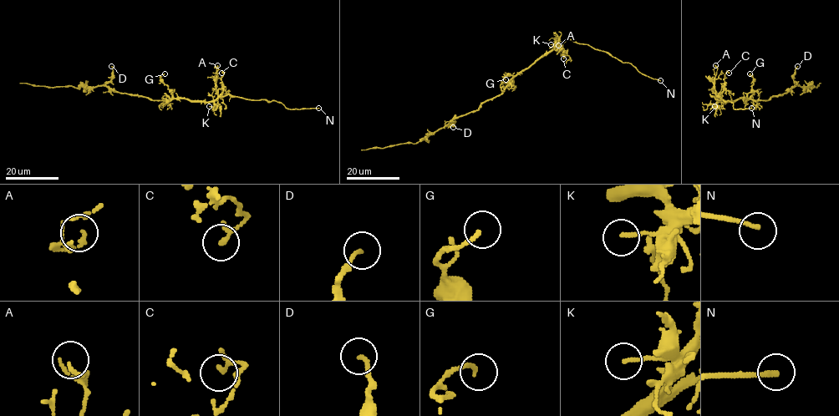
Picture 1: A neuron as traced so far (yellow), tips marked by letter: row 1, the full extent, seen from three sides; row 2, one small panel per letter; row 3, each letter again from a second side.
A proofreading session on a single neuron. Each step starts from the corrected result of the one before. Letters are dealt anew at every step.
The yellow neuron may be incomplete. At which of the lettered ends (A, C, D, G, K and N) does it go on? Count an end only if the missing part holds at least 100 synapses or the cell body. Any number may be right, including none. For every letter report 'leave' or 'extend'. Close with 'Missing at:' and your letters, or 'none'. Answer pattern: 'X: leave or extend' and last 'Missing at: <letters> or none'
A: leave
C: leave
D: leave
G: leave
K: leave
N: extend
Missing at: N

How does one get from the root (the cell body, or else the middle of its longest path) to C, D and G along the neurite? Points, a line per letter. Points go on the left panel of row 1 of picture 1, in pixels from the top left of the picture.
C: (170, 99), (214, 100), (222, 93), (221, 78), (224, 72), (221, 73)
D: (170, 99), (152, 100), (111, 90), (105, 84), (111, 79), (111, 66)
G: (170, 99), (171, 93), (160, 77), (165, 73)

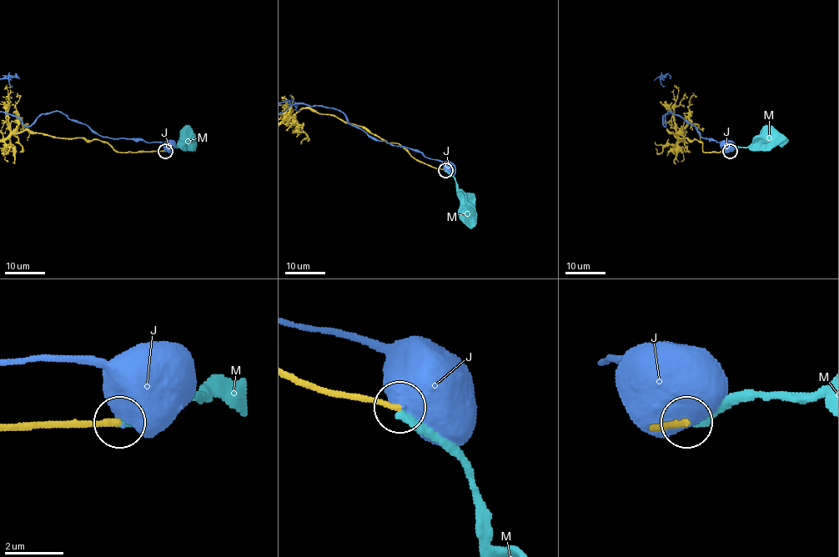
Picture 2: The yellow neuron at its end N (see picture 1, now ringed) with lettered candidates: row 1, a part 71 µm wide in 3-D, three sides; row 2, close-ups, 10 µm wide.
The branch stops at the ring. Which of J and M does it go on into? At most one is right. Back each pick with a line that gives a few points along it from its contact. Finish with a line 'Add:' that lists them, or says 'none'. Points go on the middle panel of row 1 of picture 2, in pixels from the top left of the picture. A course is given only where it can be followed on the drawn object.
Add: none

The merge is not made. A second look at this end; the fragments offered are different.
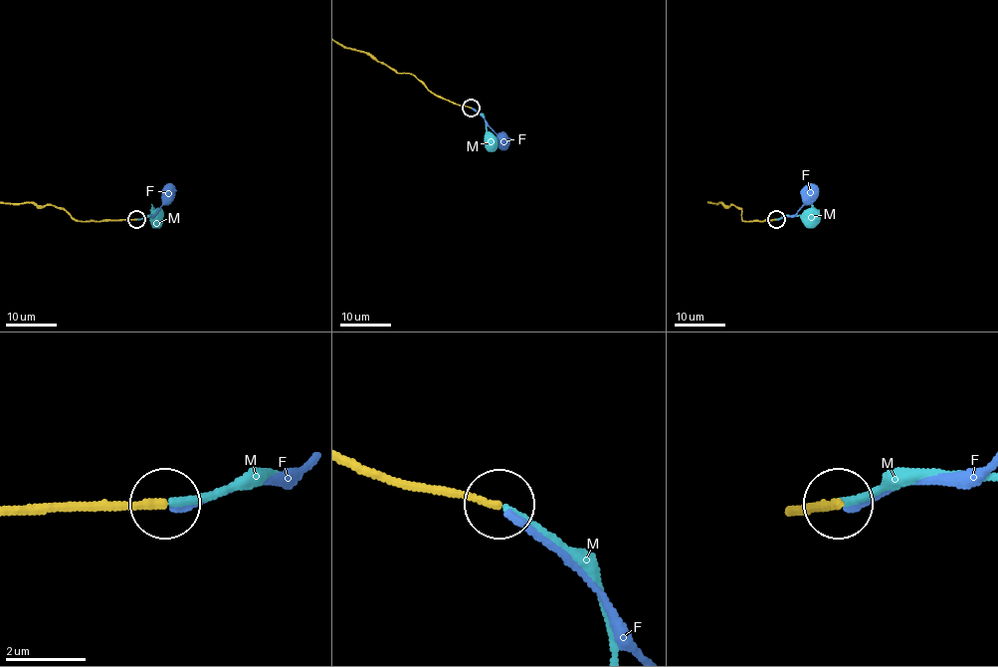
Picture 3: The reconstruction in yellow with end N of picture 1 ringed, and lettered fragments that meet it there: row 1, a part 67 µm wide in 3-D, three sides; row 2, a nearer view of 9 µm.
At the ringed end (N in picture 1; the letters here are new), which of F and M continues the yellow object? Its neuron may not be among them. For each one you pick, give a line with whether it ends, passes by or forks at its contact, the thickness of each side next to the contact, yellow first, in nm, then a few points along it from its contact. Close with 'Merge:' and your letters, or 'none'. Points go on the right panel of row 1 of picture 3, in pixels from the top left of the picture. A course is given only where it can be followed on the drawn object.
M: it ends | 180/170 nm | via (775, 219), (811, 217)
Merge: M

